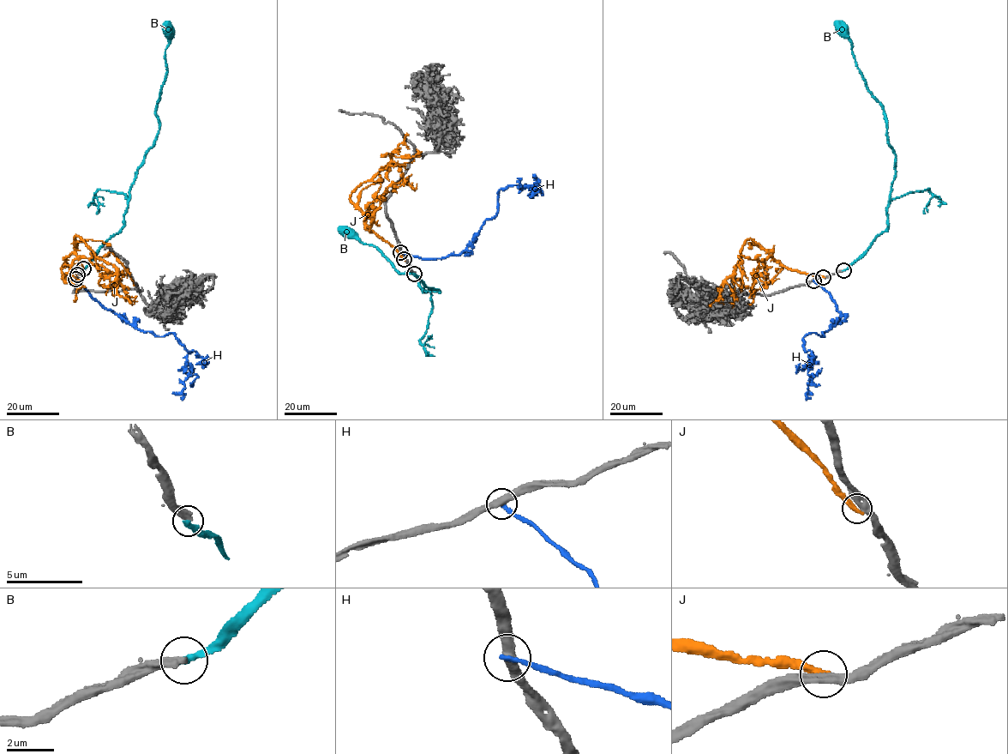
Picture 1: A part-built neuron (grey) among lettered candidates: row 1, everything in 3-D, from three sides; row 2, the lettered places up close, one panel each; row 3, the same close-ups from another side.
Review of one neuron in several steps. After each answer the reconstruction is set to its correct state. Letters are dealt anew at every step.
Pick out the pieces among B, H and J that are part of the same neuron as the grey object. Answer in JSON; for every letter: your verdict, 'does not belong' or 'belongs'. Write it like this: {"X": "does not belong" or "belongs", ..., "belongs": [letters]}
{"B": "does not belong", "H": "does not belong", "J": "does not belong", "belongs": []}

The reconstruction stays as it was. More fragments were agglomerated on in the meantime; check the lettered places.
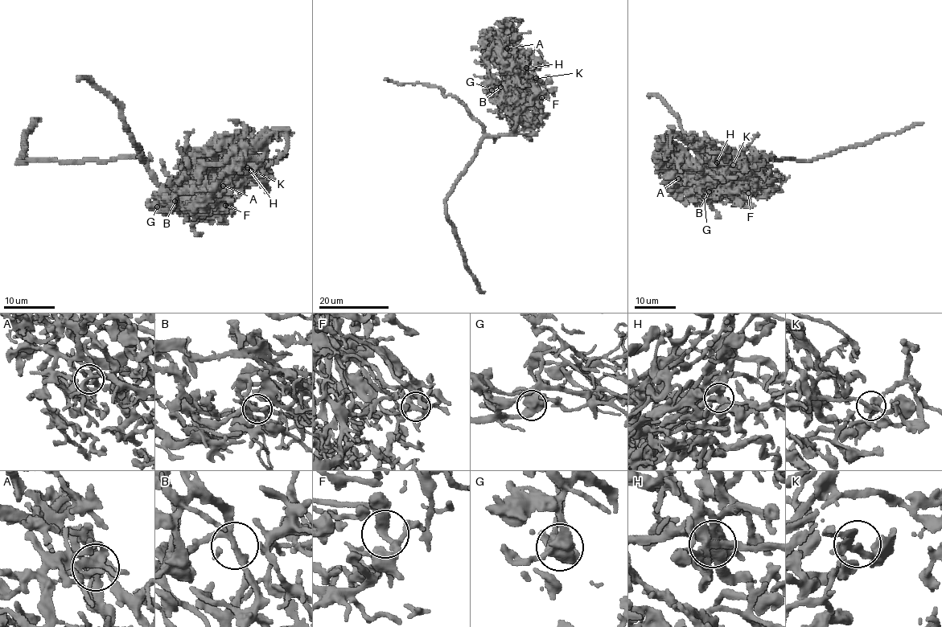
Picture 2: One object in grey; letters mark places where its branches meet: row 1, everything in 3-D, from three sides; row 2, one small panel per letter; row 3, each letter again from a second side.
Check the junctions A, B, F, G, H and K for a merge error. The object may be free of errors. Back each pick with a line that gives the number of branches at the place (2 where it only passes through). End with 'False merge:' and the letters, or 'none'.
False merge: none

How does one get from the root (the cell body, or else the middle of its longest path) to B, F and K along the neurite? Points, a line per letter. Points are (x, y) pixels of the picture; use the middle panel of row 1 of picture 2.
B: (486, 137), (505, 136), (515, 129), (515, 119), (500, 87)
F: (486, 137), (505, 136), (513, 131), (524, 108), (524, 97), (520, 94), (523, 87), (528, 86), (541, 97)
K: (486, 137), (505, 136), (513, 131), (519, 115), (528, 104), (529, 96), (525, 87), (536, 81), (536, 78)

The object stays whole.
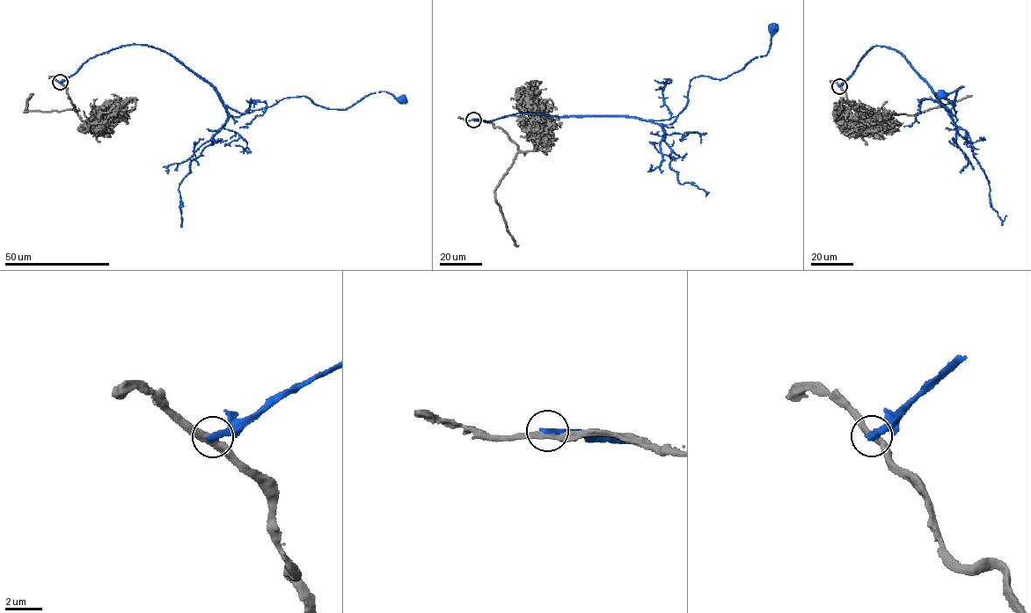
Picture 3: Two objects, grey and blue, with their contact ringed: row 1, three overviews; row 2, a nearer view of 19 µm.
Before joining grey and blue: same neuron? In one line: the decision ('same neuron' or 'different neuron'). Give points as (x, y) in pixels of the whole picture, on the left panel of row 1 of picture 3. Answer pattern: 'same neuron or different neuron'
different neuron

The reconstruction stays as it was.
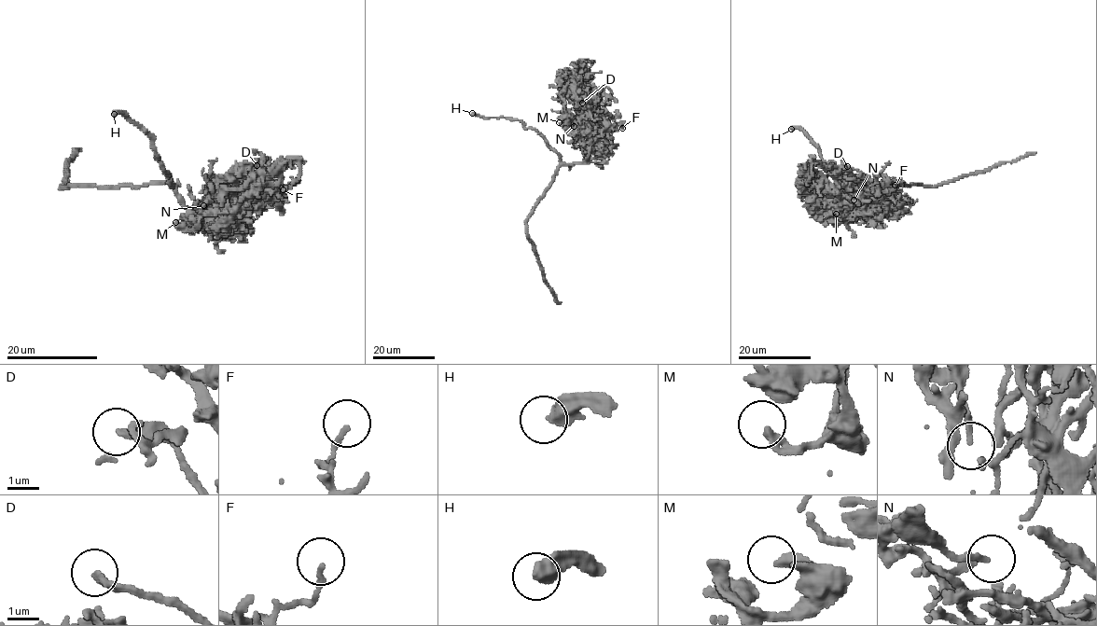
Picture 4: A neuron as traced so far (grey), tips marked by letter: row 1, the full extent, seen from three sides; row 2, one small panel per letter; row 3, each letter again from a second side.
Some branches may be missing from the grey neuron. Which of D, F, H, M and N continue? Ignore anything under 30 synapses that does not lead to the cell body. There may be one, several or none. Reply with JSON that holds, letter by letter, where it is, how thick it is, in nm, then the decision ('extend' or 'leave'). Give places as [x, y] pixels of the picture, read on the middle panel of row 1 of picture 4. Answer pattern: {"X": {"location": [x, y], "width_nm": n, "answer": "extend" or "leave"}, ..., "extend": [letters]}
{"D": {"location": [582, 103], "width_nm": 280, "answer": "extend"}, "F": {"location": [622, 128], "width_nm": 150, "answer": "leave"}, "H": {"location": [472, 113], "width_nm": 400, "answer": "extend"}, "M": {"location": [559, 122], "width_nm": 320, "answer": "leave"}, "N": {"location": [574, 126], "width_nm": 200, "answer": "leave"}, "extend": ["D", "H"]}

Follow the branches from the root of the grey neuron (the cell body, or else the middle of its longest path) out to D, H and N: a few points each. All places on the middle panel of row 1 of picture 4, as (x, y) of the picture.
D: (562, 165), (604, 161), (593, 145), (589, 118), (591, 109), (582, 103)
H: (562, 165), (559, 156), (542, 135), (533, 129), (526, 129), (521, 121), (484, 118), (472, 113)
N: (562, 165), (579, 164), (588, 158), (588, 149), (575, 133), (569, 117), (574, 126)

